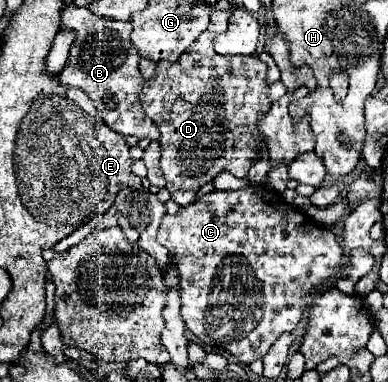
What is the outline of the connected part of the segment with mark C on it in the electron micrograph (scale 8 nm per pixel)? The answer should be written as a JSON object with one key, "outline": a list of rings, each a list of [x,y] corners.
{"outline":[[[249,183],[247,187],[239,189],[239,191],[213,191],[203,195],[201,199],[197,199],[195,203],[191,203],[189,207],[183,207],[181,213],[175,215],[165,215],[157,233],[157,239],[163,247],[167,247],[171,251],[171,261],[177,263],[177,271],[179,271],[179,279],[181,279],[181,301],[183,301],[183,319],[189,327],[189,331],[205,345],[205,347],[219,347],[225,349],[227,353],[231,353],[239,363],[249,365],[255,359],[261,359],[269,347],[275,343],[275,339],[279,339],[283,333],[291,333],[297,323],[301,321],[307,305],[311,303],[311,299],[323,291],[327,287],[327,281],[335,279],[341,271],[343,271],[343,261],[345,255],[339,247],[339,243],[335,241],[335,235],[319,225],[319,223],[311,223],[311,219],[307,215],[299,215],[291,205],[287,205],[279,195],[275,195],[271,189],[267,189],[265,185],[255,185]]]}

